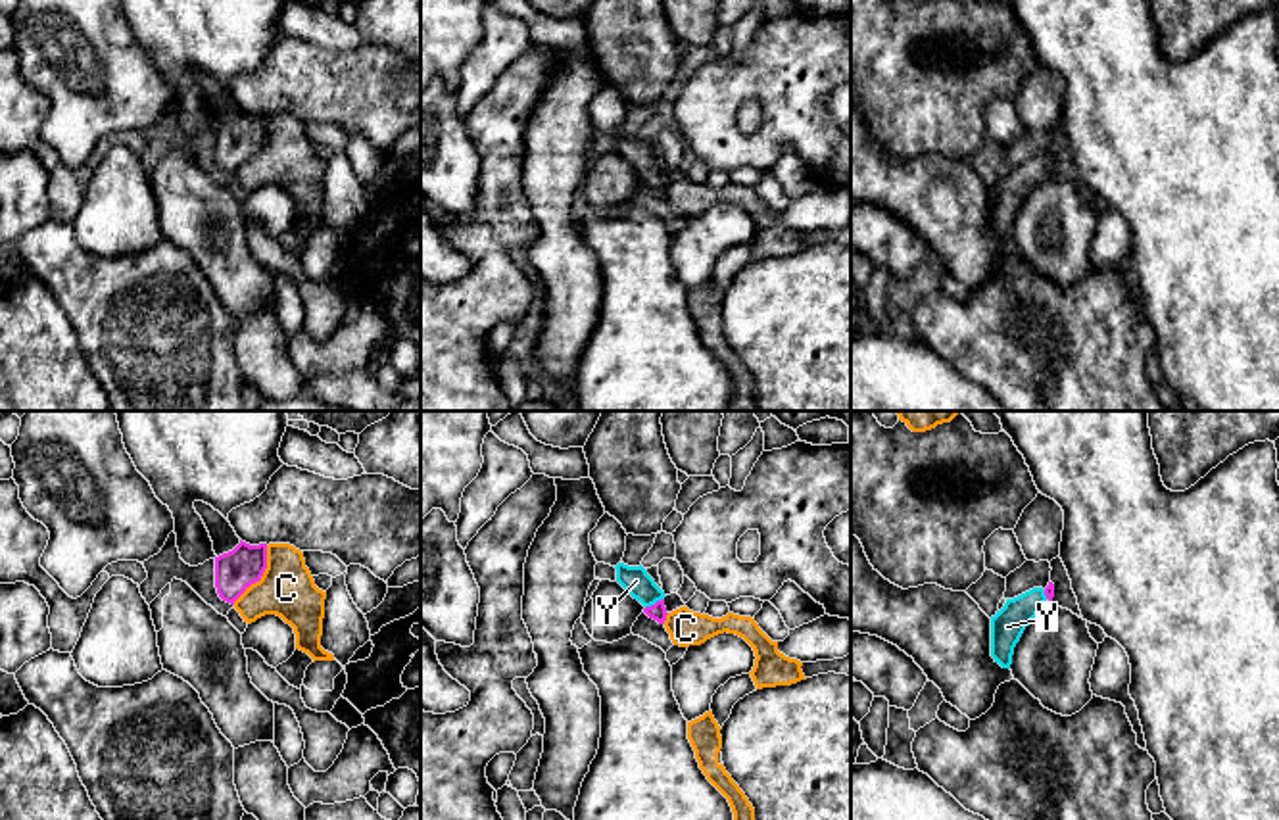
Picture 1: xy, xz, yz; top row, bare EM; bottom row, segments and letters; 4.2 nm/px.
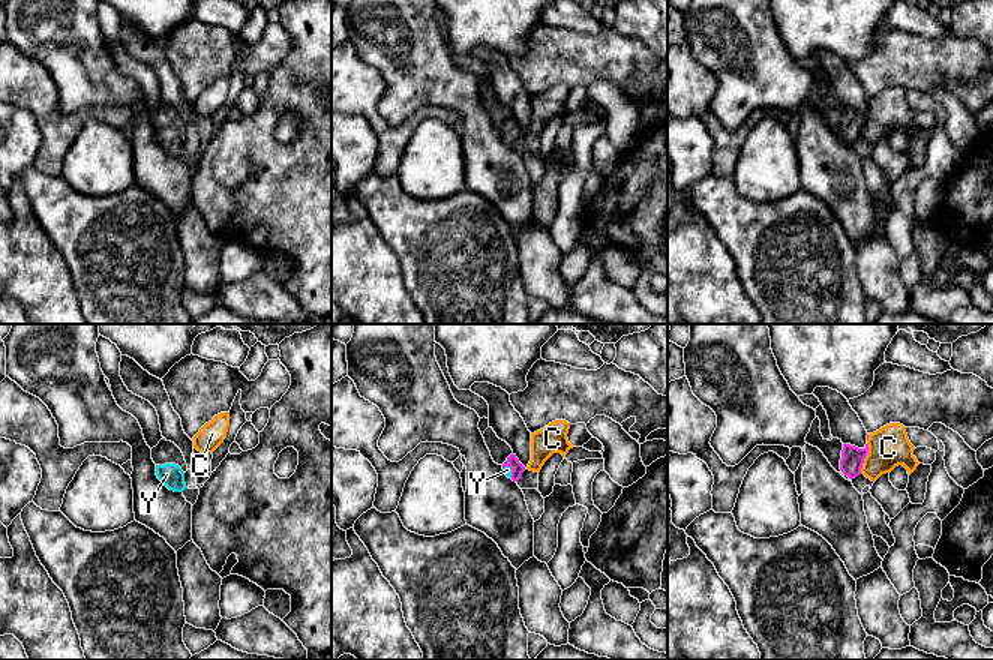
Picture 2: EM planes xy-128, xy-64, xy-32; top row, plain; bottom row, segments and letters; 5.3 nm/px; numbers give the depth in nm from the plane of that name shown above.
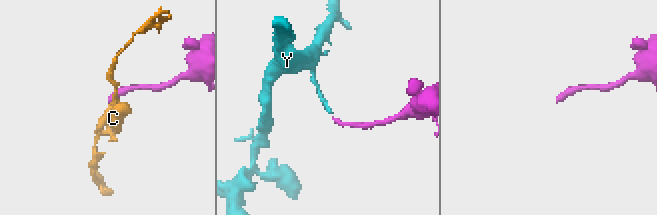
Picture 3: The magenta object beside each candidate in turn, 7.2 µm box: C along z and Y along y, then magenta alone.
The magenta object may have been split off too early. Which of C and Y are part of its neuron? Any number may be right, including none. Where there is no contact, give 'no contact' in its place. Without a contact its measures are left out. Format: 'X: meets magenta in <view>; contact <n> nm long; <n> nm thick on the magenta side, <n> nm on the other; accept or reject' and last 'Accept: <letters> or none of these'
C: meets magenta in xy; contact 280 nm long; 170 nm thick on the magenta side, 240 nm on the other; reject
Y: meets magenta in xz; contact 90 nm long; 70 nm thick on the magenta side, 120 nm on the other; accept
Accept: Y

